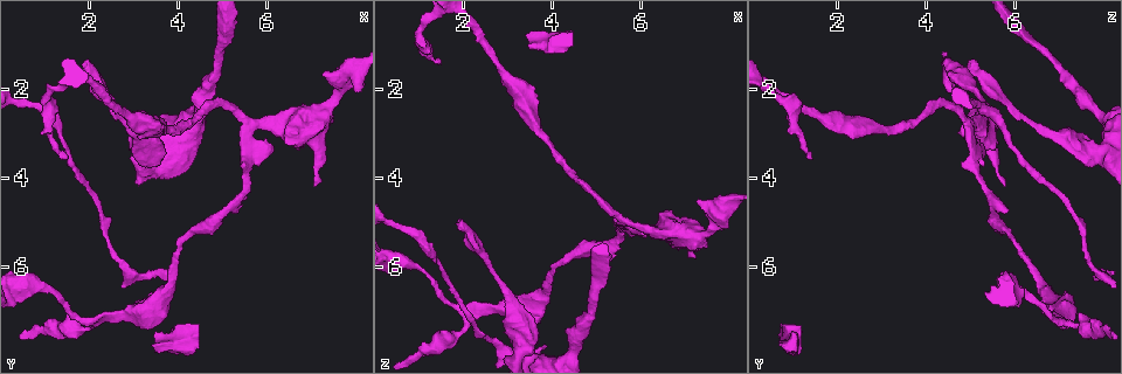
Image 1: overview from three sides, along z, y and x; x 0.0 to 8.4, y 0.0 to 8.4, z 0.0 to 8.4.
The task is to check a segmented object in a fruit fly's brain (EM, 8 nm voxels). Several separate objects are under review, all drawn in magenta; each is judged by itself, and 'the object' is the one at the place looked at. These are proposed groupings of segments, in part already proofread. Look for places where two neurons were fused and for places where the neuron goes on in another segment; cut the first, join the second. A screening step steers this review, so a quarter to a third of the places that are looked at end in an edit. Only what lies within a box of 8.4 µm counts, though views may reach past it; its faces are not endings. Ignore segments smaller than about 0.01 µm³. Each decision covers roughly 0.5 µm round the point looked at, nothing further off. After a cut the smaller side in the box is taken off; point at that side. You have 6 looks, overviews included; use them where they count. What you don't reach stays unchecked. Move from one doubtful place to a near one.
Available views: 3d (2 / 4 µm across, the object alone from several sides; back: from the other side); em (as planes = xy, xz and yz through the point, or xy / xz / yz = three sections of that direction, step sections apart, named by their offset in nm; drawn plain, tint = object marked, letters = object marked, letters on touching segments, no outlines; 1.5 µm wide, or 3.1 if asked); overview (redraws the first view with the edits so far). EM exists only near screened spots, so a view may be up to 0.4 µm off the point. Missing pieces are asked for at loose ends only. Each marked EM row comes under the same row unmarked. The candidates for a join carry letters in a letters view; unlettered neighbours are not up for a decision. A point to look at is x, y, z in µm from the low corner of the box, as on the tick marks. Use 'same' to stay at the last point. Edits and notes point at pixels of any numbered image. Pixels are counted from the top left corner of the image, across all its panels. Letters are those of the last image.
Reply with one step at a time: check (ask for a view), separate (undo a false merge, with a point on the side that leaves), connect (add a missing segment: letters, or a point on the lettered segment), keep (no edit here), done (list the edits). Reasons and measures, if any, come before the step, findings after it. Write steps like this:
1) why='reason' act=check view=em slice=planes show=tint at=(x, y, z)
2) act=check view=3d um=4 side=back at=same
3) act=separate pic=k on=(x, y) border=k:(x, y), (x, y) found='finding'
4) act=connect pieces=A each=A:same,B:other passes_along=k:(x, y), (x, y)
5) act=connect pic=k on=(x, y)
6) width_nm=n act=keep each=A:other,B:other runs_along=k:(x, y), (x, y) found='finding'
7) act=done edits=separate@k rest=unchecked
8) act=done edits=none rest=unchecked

why='thick turns thin' act=check view=3d um=2 at=(2.20, 7.20, 7.10)

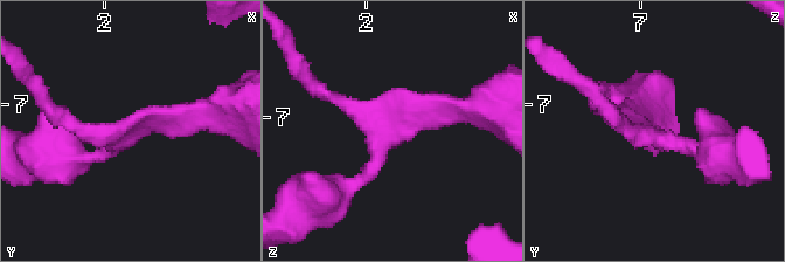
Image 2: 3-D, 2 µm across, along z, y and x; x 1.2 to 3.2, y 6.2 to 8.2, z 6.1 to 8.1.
why='now the EM' act=check view=em slice=planes show=letters at=(2.18, 7.24, 7.10)

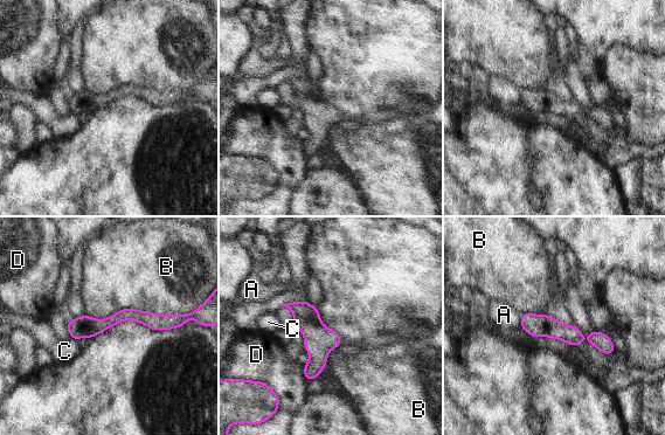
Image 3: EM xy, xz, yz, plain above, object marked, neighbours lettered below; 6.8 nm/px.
longest_contact=B:700nm act=keep each=A:other,B:other,C:other,D:other runs_along=3:(175, 318), (123, 315), (103, 325), (69, 325) found='continuous, no second neuron'

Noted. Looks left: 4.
why='end of a long branch' act=check view=3d um=4 at=(1.80, 1.45, 5.05)

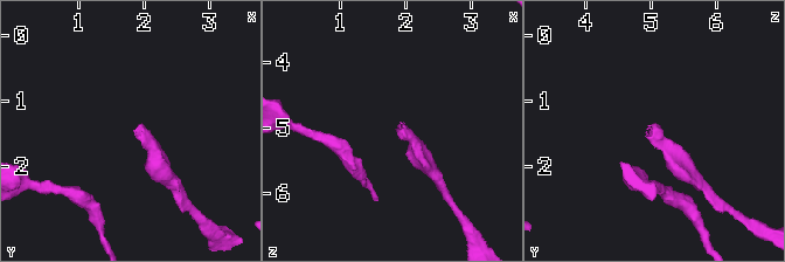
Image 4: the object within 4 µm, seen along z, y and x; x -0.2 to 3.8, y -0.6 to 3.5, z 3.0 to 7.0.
act=check view=em slice=xy step=4 show=letters at=(1.85, 1.50, 5.05)

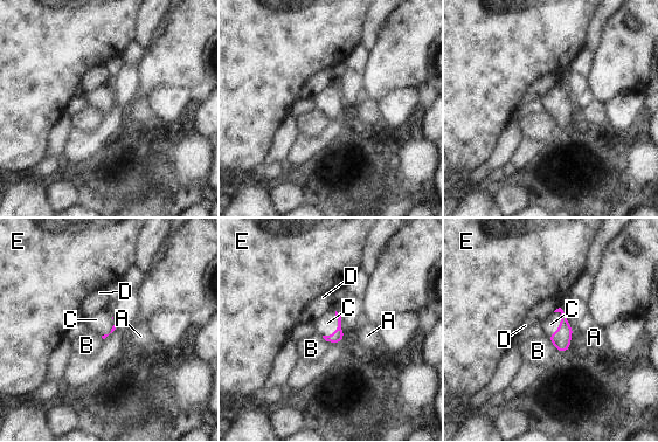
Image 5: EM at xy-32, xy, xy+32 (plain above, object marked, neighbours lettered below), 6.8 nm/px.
act=check view=em slice=planes show=letters at=same

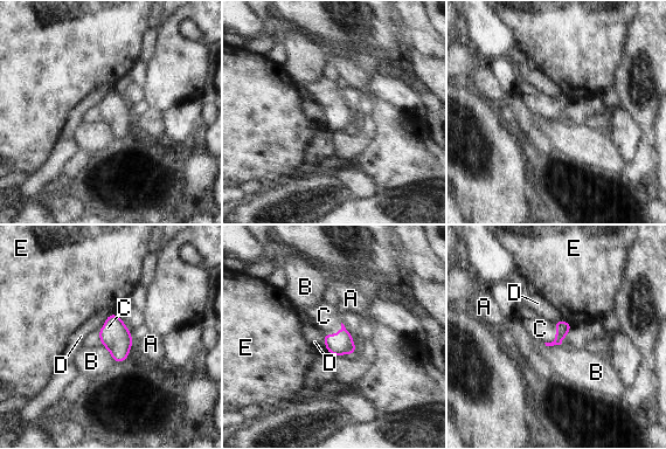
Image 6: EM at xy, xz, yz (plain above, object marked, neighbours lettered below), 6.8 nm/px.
act=connect pieces=C each=A:other,B:other,C:same,D:other,E:other passes_along=6:(562, 327), (556, 336), (540, 329) found='it goes on there'

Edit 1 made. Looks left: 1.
act=done edits=connect@6 rest=unchecked

